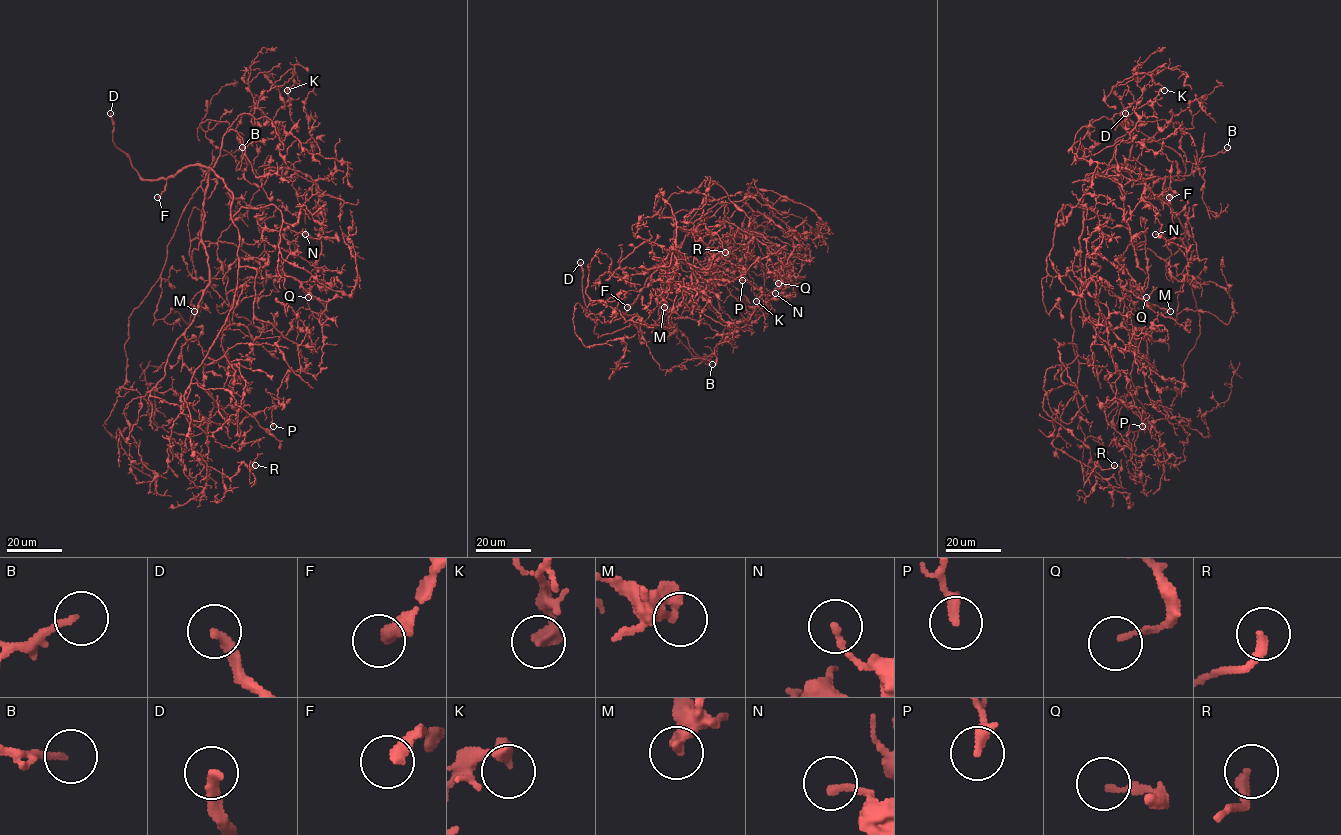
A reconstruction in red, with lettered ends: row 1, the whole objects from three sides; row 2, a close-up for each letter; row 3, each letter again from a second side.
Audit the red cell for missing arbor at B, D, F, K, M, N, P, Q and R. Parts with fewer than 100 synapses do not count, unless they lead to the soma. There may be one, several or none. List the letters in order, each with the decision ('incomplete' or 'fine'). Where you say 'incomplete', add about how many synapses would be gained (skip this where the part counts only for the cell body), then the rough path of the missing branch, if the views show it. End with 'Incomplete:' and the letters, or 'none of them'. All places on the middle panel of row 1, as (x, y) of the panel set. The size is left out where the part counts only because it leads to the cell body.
B: fine
D: incomplete | 300 syn | (580, 262), (585, 234), (581, 212), (575, 207), (554, 208), (526, 229), (495, 233), (492, 227), (503, 207)
F: incomplete | (627, 307), (630, 314), (629, 325), (637, 321), (640, 332), (650, 341), (663, 341), (661, 345)
K: fine
M: fine
N: fine
P: fine
Q: fine
R: fine
Incomplete: D, F

